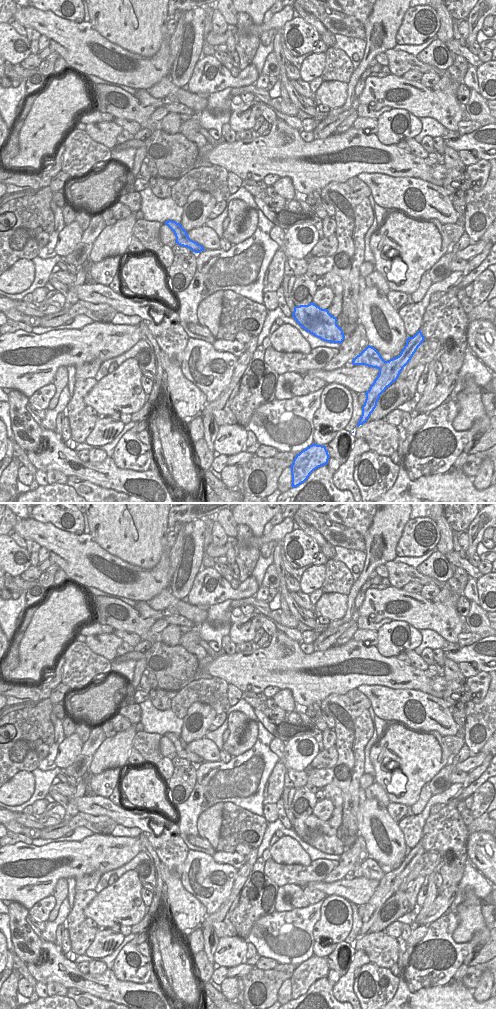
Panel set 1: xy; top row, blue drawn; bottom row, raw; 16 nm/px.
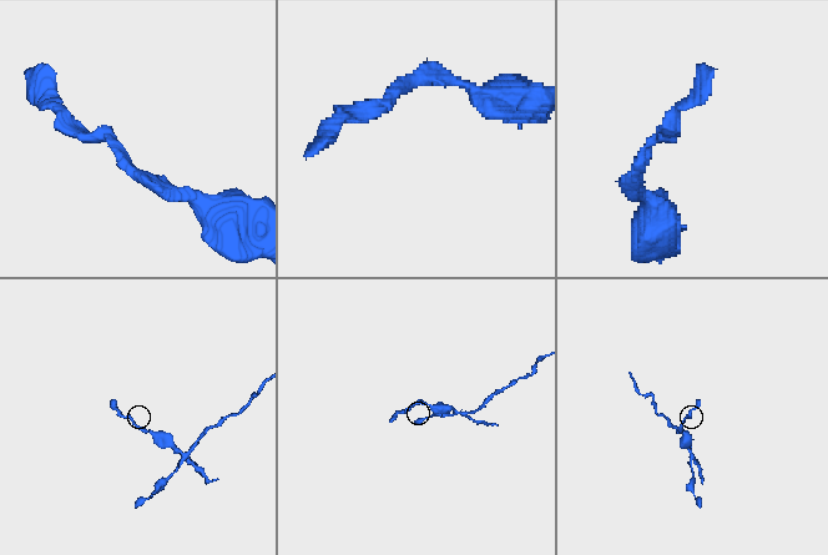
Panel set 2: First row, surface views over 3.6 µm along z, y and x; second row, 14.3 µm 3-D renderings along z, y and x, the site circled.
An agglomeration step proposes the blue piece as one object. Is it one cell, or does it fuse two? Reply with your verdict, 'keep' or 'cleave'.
cleave

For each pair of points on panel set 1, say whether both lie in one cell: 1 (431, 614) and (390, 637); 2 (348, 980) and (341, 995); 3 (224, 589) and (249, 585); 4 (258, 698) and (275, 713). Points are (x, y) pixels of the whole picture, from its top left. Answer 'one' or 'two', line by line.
1: two
2: one
3: one
4: one

